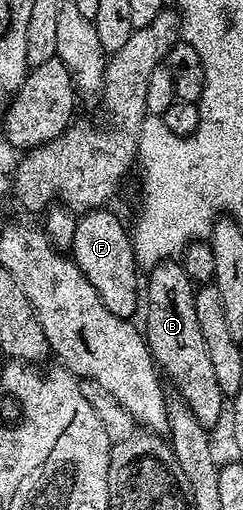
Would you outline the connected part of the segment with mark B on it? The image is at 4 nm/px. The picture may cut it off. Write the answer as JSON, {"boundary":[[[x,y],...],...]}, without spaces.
{"boundary":[[[178,260],[161,261],[153,266],[145,277],[145,336],[162,376],[175,384],[174,392],[182,397],[199,422],[213,427],[222,417],[224,420],[225,398],[221,387],[217,387],[209,351],[205,351],[205,338],[201,336],[201,326],[197,324],[195,291],[191,276]]]}

